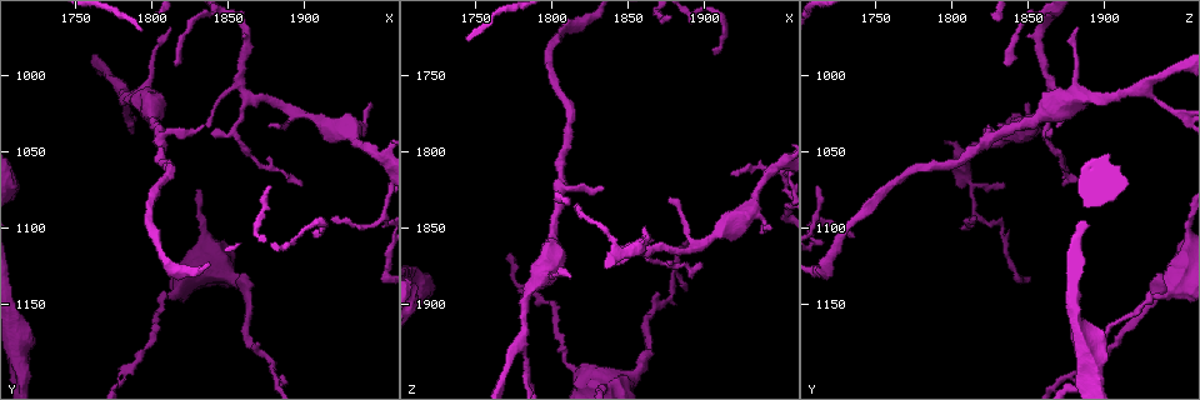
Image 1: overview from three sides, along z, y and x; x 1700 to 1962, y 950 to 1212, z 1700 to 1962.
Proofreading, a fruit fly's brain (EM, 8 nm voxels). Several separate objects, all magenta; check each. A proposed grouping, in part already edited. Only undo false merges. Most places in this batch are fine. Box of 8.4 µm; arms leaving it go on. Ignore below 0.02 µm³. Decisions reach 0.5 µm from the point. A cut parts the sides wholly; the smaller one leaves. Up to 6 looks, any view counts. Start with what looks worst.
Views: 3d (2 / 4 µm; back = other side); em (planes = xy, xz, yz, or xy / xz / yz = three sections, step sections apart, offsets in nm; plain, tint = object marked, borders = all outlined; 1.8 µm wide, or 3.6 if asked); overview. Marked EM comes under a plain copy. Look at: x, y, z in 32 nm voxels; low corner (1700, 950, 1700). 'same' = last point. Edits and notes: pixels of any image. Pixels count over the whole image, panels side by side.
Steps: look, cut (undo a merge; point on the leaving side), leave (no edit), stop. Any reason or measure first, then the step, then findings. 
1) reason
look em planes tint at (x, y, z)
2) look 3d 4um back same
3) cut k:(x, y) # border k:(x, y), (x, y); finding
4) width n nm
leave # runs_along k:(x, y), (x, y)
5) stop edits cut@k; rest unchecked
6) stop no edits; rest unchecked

three arms meet
look em xy step 4 tint at (1778, 1008, 1924)

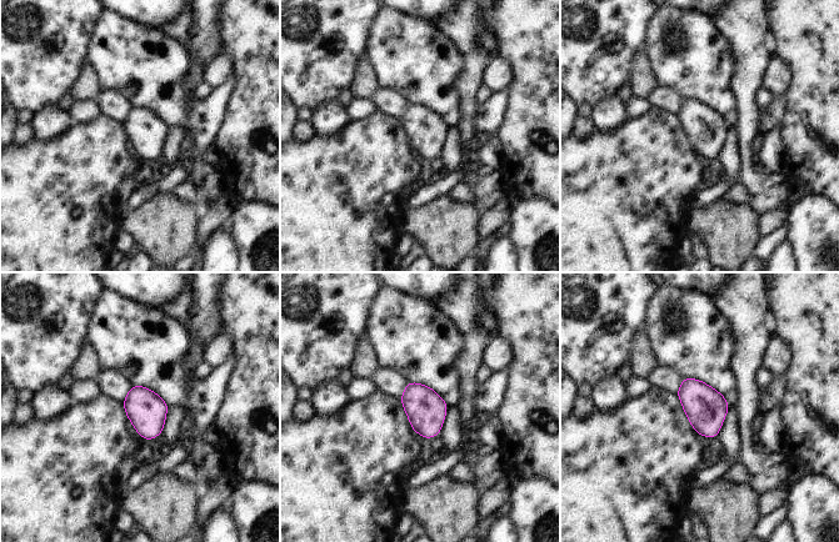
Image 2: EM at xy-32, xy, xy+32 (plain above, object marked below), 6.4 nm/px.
another direction
look em planes borders same

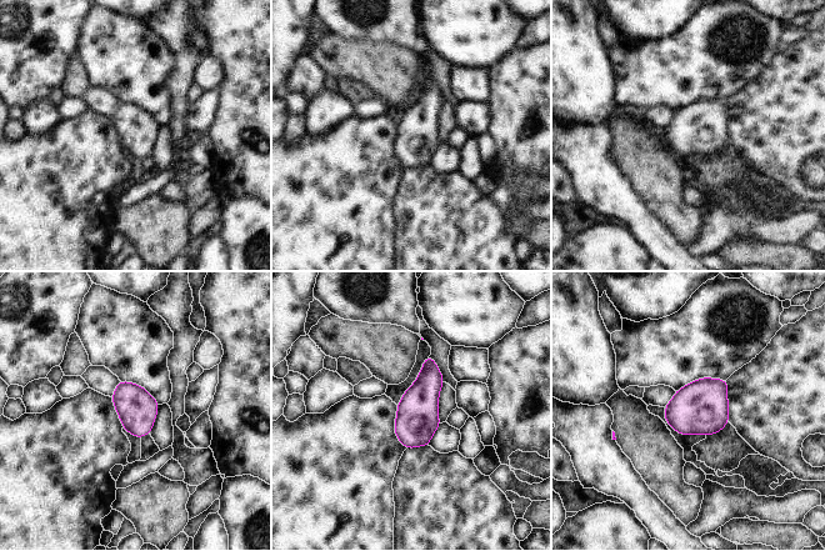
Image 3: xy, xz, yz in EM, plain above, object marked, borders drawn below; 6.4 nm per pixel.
leave # continuous, no second neuron

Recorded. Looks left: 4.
three arms meet
look 3d 4um at (1866, 1016, 1862)

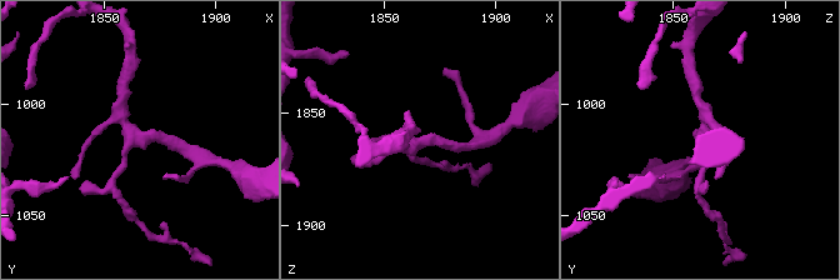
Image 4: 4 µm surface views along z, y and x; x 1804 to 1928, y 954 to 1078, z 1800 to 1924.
look em 3.6um planes tint at (1864, 1015, 1865)

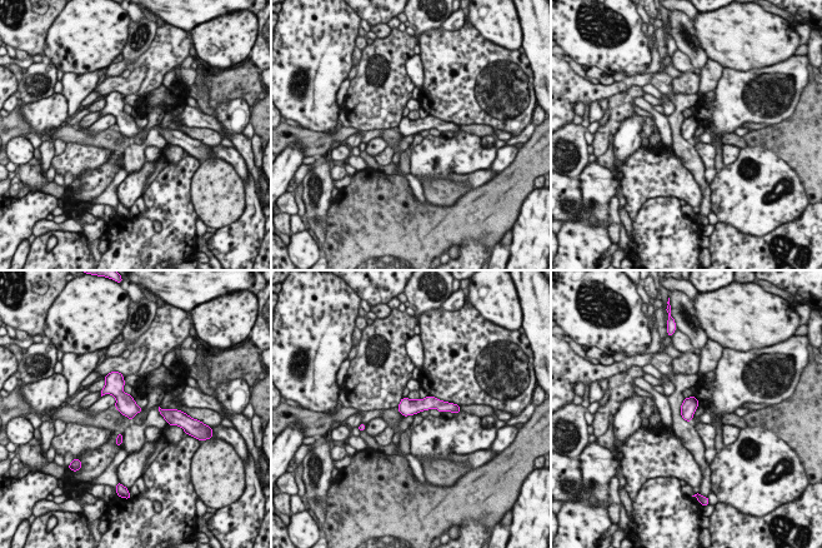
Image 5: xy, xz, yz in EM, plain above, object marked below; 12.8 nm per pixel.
leave # runs_along 5:(446, 405), (419, 404), (401, 408); one neuron here

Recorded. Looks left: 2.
a fork
look em 3.6um planes tint at (1800, 1022, 1866)

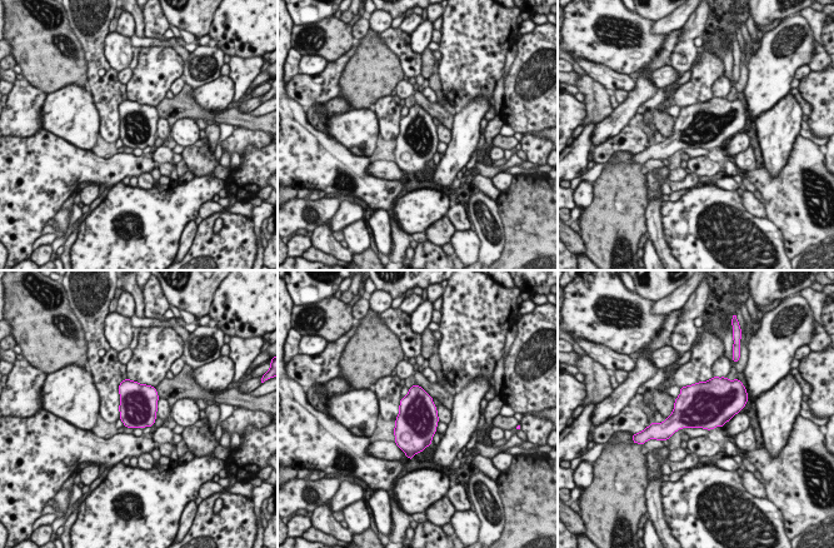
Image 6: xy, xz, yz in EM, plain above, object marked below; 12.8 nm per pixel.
width 480 nm
leave # continuous, no second neuron

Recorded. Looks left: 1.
stop no edits; rest unchecked

